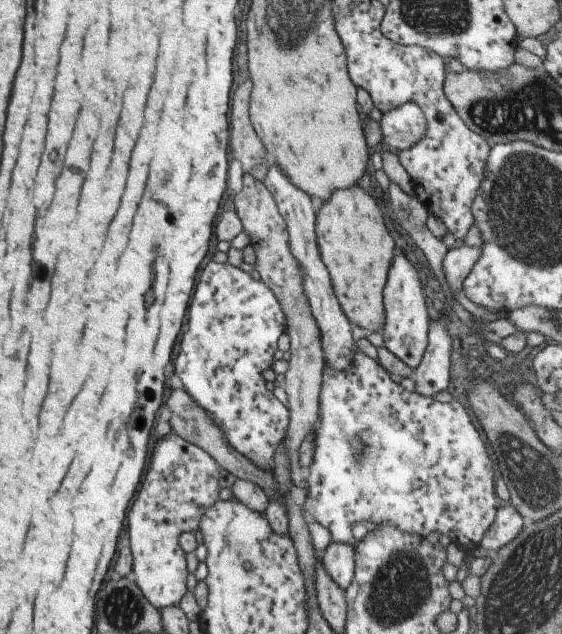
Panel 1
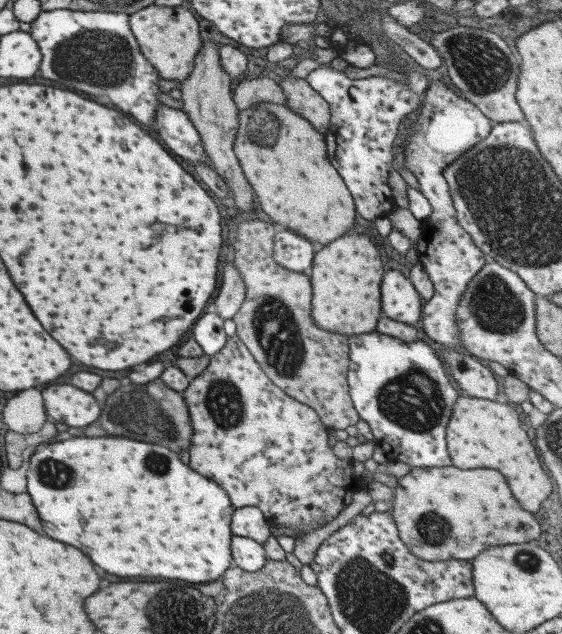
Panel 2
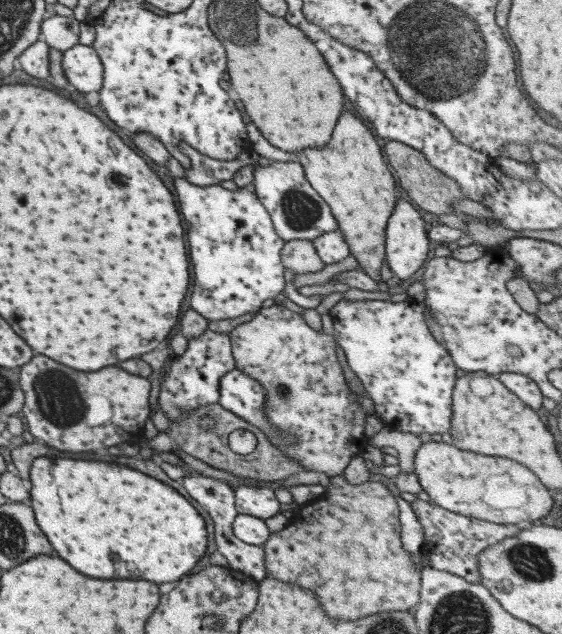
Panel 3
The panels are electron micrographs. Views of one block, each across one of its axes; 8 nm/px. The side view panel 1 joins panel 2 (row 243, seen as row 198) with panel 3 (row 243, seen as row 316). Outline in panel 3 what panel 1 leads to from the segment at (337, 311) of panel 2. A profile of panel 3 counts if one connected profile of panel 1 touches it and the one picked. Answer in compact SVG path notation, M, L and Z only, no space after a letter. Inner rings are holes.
M354 111L342 112L331 133L330 139L321 148L308 148L295 154L295 160L302 166L305 178L311 188L327 203L333 218L337 223L337 230L341 230L344 242L350 248L350 254L358 262L362 270L375 282L381 281L379 268L384 260L384 238L387 219L393 210L395 201L395 182L389 173L387 164L383 162L383 154L371 135L370 128Z

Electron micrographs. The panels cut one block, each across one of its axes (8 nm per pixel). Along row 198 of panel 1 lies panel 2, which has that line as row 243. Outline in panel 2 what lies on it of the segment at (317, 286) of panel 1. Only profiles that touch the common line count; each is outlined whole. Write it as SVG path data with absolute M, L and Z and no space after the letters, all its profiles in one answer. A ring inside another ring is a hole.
M277 228L273 235L272 257L279 266L293 272L307 273L313 255L313 247L305 238L293 231Z

